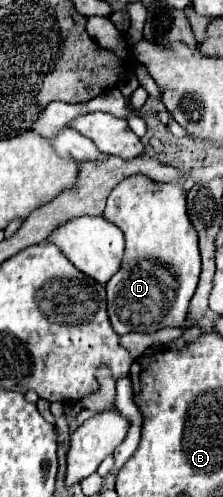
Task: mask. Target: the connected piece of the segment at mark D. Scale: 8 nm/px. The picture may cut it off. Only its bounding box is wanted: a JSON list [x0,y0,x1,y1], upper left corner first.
[103,176,201,334]

